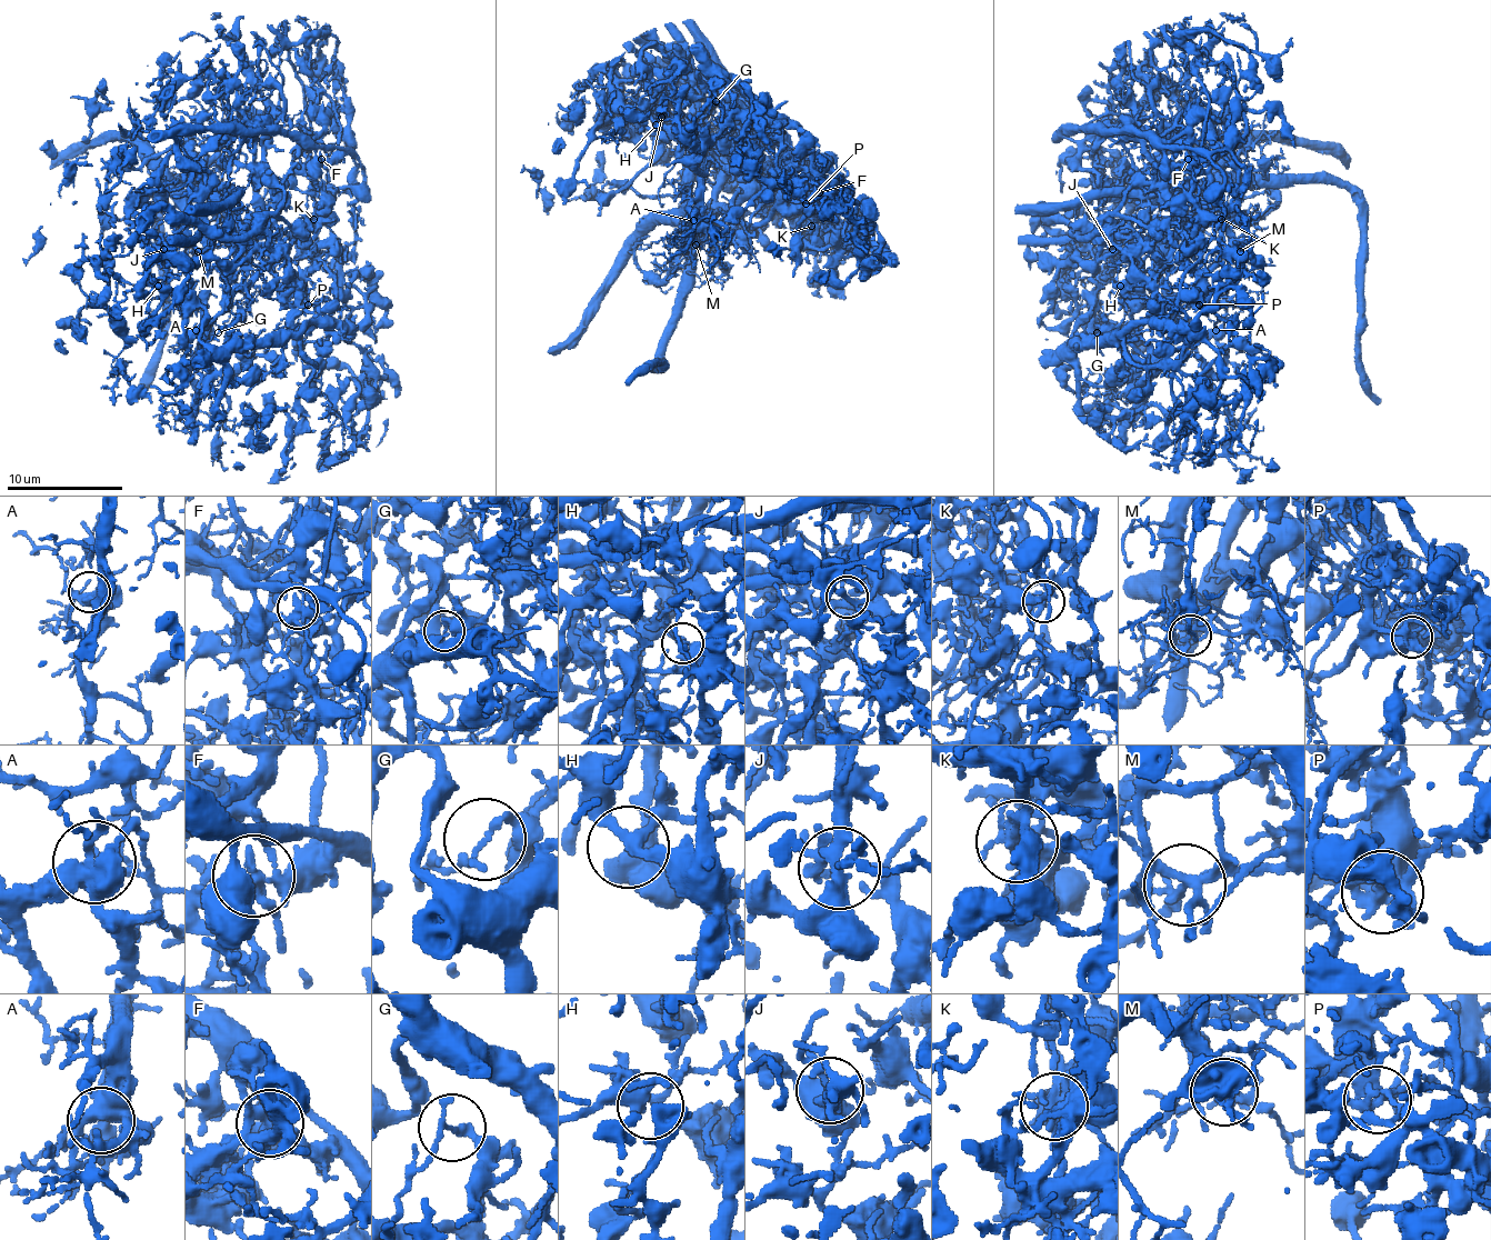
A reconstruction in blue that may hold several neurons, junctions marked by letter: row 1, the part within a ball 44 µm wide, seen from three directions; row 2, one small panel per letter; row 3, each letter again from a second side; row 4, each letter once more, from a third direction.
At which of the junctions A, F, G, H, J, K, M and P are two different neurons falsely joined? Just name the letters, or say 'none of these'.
F, G, K, M, P

